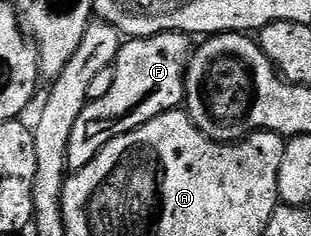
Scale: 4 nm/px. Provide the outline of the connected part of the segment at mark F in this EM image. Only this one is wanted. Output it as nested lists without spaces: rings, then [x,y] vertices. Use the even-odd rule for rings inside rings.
[[[165,31],[143,39],[127,38],[119,49],[118,55],[114,58],[112,64],[114,80],[108,93],[104,93],[104,97],[99,99],[89,100],[86,107],[76,117],[76,123],[72,125],[70,144],[66,147],[69,166],[74,169],[82,167],[98,154],[98,150],[108,140],[136,130],[140,125],[156,118],[157,115],[162,115],[165,111],[181,108],[186,98],[186,65],[190,62],[191,54],[191,40],[180,31]]]

